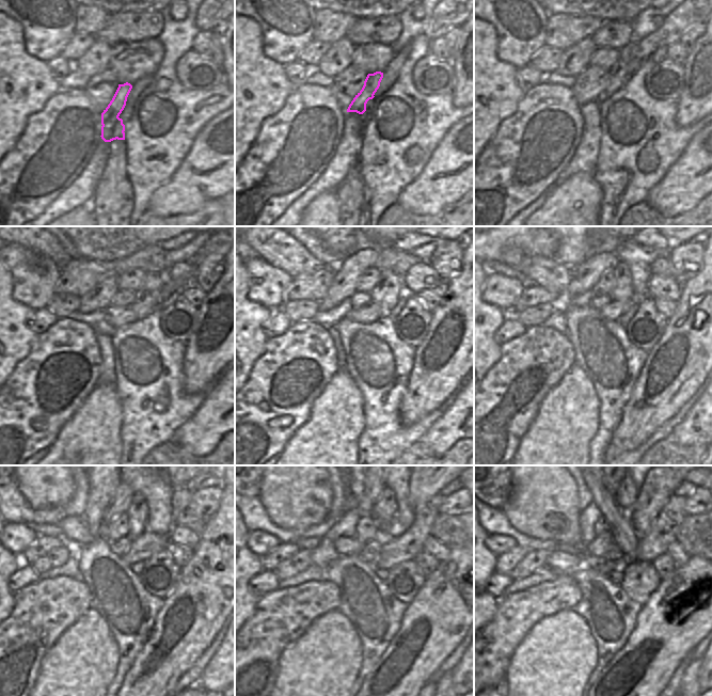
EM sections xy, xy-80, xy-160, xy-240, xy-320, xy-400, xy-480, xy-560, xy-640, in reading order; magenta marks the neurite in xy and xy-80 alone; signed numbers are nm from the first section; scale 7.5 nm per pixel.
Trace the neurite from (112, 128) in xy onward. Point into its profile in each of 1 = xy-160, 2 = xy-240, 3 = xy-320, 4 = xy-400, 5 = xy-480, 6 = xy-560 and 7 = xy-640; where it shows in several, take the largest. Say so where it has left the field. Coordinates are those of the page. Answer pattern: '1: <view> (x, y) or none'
1: xy-160 (619, 72)
2: xy-240 (147, 297)
3: xy-320 (389, 288)
4: xy-400 (622, 290)
5: xy-480 (139, 509)
6: xy-560 (384, 508)
7: xy-640 (627, 493)

